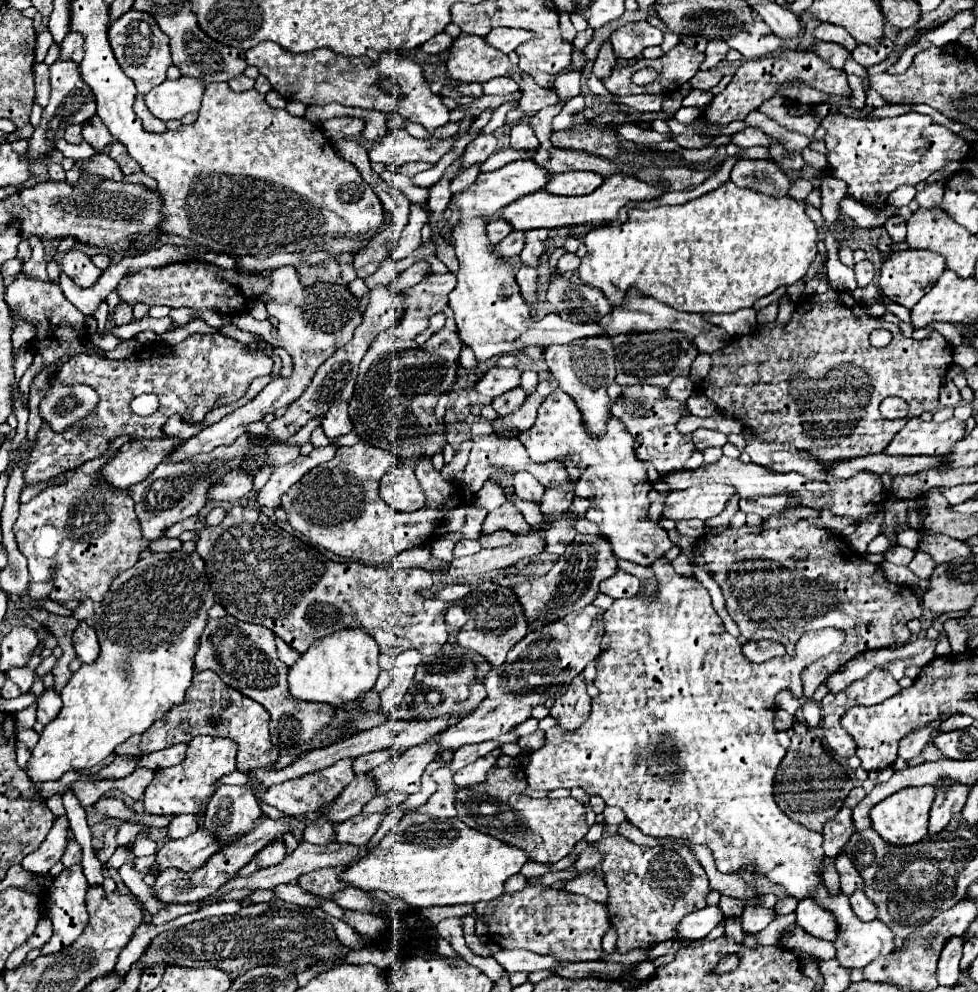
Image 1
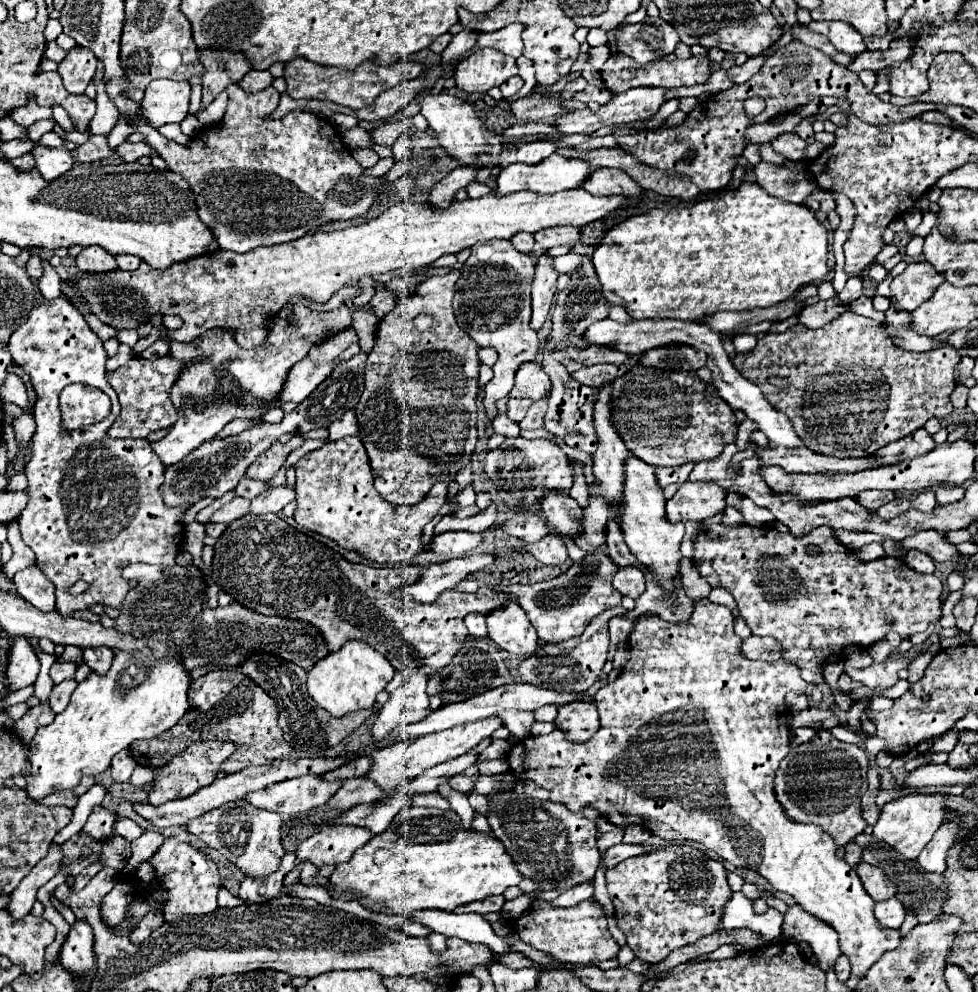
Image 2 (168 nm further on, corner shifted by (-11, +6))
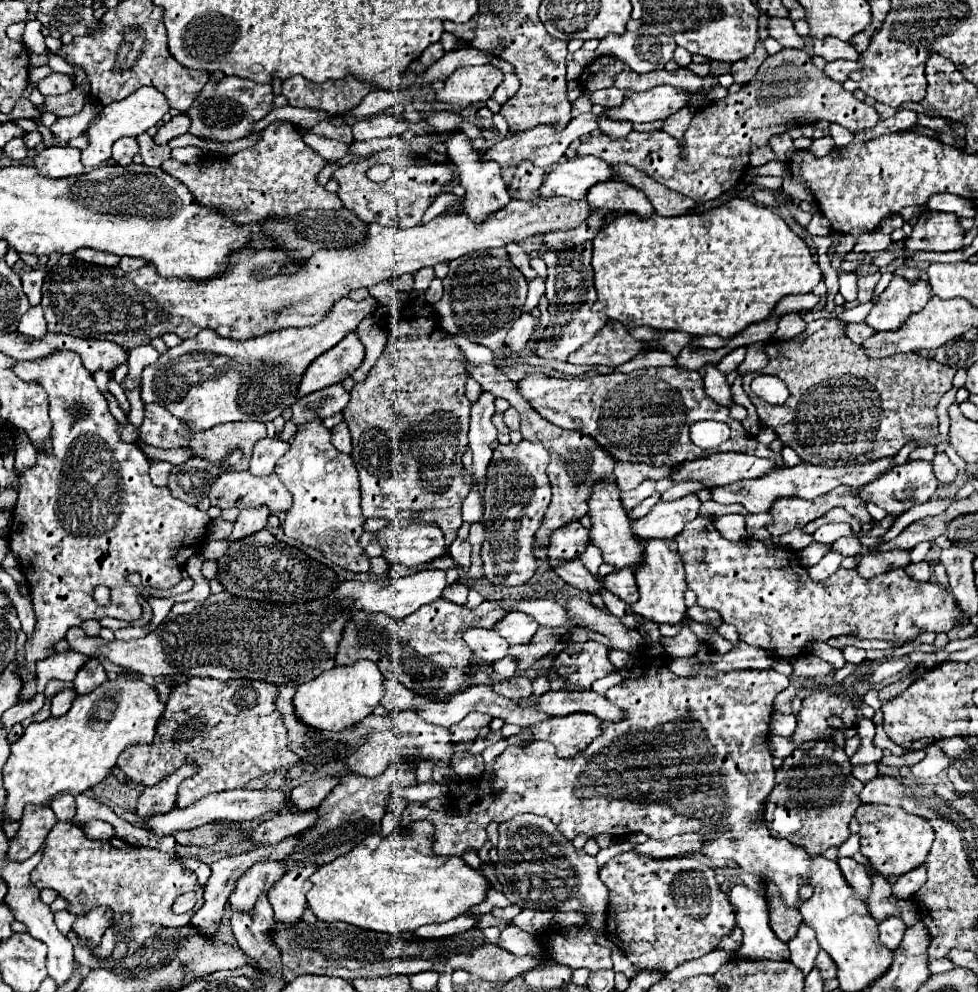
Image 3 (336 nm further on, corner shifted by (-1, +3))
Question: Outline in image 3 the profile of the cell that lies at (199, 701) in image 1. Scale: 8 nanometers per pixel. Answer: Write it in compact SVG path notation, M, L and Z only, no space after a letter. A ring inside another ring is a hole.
M192 677L172 687L152 745L128 747L120 753L118 767L132 781L150 785L168 777L168 773L176 771L180 765L194 763L198 769L196 775L184 779L178 787L176 807L180 809L206 795L240 789L248 781L272 773L278 767L302 761L288 747L288 735L282 715L276 709L276 699L278 687L264 681Z

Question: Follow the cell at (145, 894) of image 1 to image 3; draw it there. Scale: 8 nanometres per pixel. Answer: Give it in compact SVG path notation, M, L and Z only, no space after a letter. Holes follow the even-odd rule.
M92 819L90 823L76 823L76 827L80 827L90 839L106 840L116 836L112 825L98 819Z

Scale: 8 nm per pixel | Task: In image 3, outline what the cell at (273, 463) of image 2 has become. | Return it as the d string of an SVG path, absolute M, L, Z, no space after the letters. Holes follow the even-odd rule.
M260 439L256 443L254 453L252 453L252 463L250 463L250 473L252 475L270 475L274 471L276 461L288 451L288 443L280 439Z

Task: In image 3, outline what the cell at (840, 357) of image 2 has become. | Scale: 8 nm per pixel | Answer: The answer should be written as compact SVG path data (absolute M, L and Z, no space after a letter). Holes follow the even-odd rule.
M838 319L828 321L824 329L816 331L816 333L810 335L806 341L800 341L800 339L774 341L774 343L770 343L770 345L766 345L764 351L766 351L766 355L770 357L770 361L768 361L768 365L766 365L760 373L774 375L774 377L778 377L778 379L782 379L782 381L786 383L786 387L788 387L788 391L790 391L786 403L784 403L784 405L770 405L770 403L762 401L760 397L756 397L756 395L752 393L752 389L750 389L750 383L752 383L752 379L756 377L756 373L744 375L744 377L742 377L742 387L744 387L744 391L748 393L748 397L752 399L752 403L756 405L760 421L762 421L766 427L770 427L770 429L778 435L778 439L780 439L786 447L794 449L794 451L802 457L802 461L806 461L806 463L824 465L824 467L826 467L826 465L828 465L828 467L836 467L836 463L868 463L868 461L880 459L880 457L894 457L894 455L896 455L904 445L908 445L910 441L926 443L926 441L930 441L932 437L938 435L938 413L936 413L936 405L938 405L940 397L942 397L948 389L952 389L954 369L952 369L952 367L946 367L946 365L942 365L942 363L938 363L936 359L926 359L926 357L920 357L918 353L902 353L902 355L892 355L892 357L886 357L886 359L870 359L870 357L862 351L860 345L856 345L856 343L852 343L848 337L844 337L844 323L838 321Z

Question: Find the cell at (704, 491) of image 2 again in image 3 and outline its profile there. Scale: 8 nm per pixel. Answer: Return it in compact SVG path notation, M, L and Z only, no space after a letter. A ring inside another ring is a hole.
M690 493L676 501L658 501L648 515L632 521L636 539L674 539L700 509L700 499Z

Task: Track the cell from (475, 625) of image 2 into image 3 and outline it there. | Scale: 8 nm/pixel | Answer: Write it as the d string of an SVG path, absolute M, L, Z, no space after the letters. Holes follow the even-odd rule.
M468 629L464 633L464 641L474 651L474 655L478 659L482 659L484 663L494 663L494 661L506 657L506 649L510 647L504 637L496 635L496 631L488 631L488 629Z

